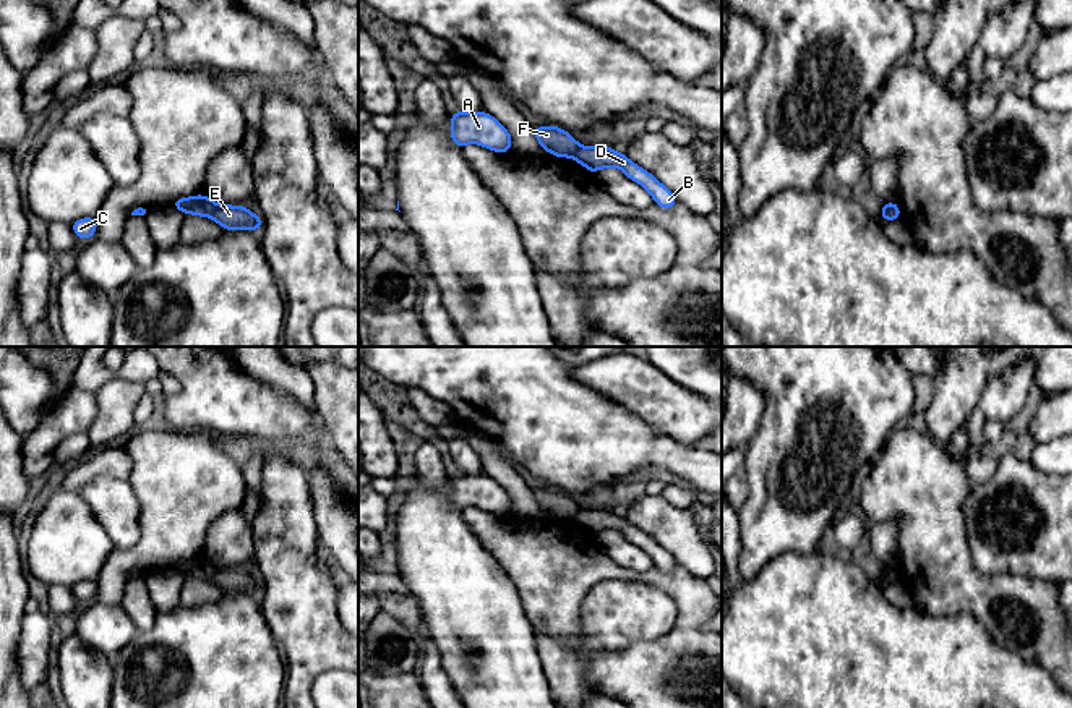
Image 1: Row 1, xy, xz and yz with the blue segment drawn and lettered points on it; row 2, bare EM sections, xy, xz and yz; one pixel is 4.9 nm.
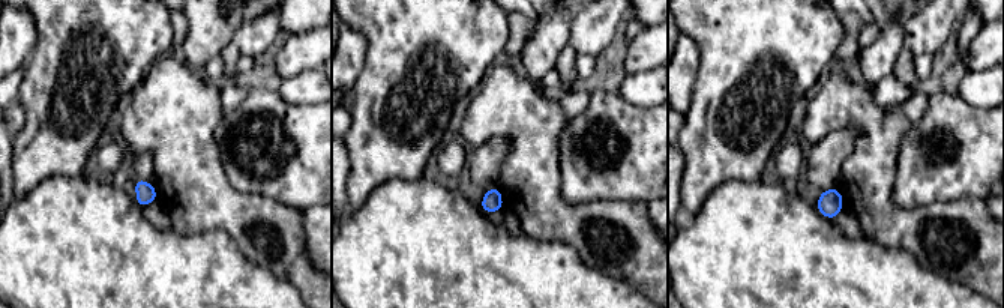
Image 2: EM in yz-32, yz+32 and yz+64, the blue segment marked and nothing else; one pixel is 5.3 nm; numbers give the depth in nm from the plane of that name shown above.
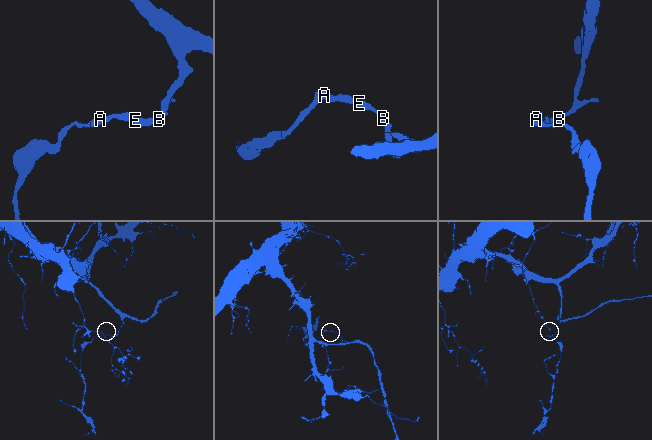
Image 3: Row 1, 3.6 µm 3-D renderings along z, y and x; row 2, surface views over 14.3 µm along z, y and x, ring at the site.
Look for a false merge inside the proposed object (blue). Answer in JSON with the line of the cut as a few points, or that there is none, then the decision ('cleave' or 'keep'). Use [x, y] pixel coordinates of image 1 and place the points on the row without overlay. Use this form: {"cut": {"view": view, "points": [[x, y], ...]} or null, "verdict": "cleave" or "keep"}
{"cut": {"view": "xy", "points": [[216, 567], [211, 579]]}, "verdict": "cleave"}

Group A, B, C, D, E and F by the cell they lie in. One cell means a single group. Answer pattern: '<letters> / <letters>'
A C F / B D E

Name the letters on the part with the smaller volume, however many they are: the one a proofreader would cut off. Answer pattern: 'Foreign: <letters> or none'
Foreign: A, C, F

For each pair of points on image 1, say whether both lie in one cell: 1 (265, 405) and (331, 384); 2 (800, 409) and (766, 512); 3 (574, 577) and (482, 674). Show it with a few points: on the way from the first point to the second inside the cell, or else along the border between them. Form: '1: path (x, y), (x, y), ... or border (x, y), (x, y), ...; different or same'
1: border (315, 407), (331, 439); different
2: path (797, 435), (797, 481), (792, 486); same
3: border (516, 588), (523, 611), (536, 631); different

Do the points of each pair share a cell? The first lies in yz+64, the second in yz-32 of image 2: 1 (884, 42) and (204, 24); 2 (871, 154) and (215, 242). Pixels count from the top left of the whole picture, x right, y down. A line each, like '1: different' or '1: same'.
1: same
2: different

